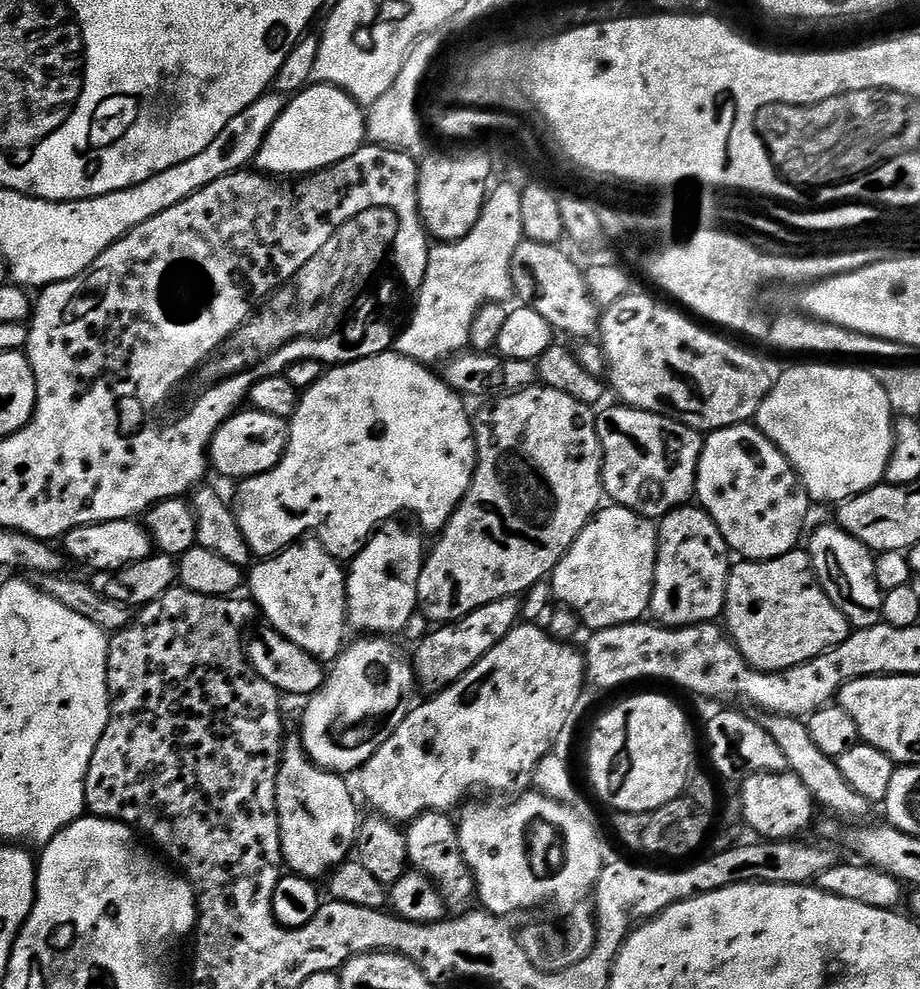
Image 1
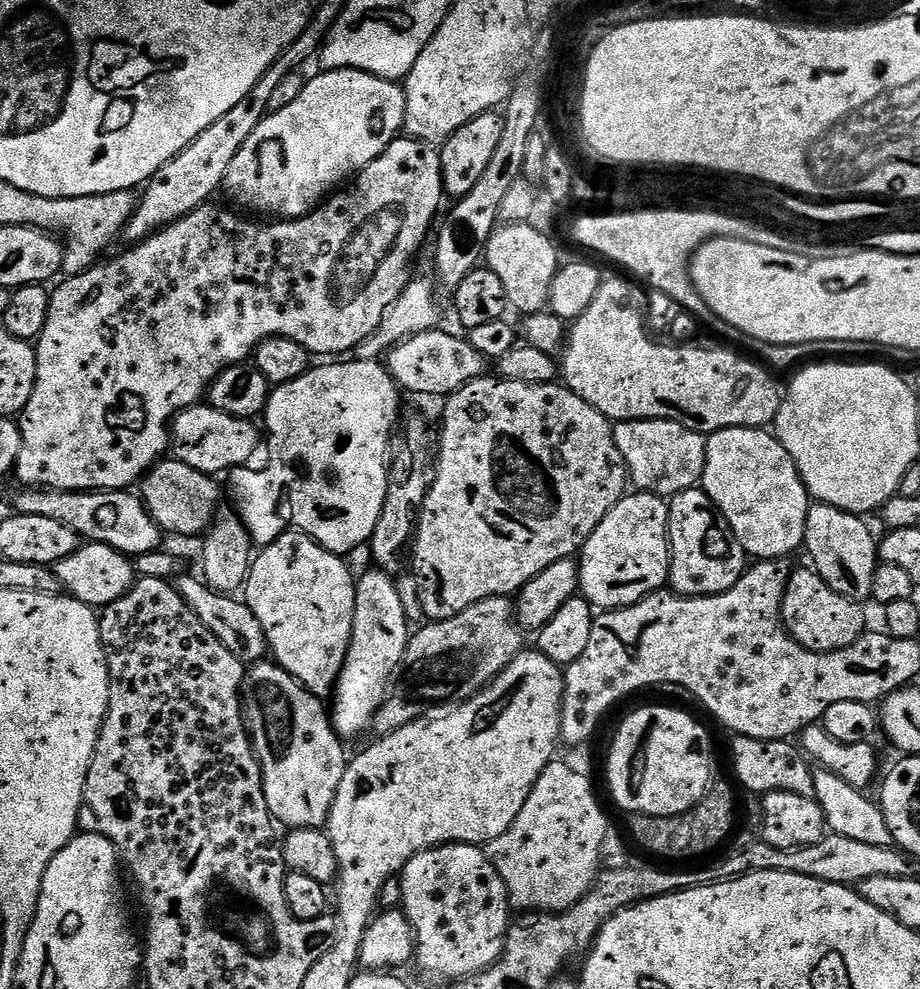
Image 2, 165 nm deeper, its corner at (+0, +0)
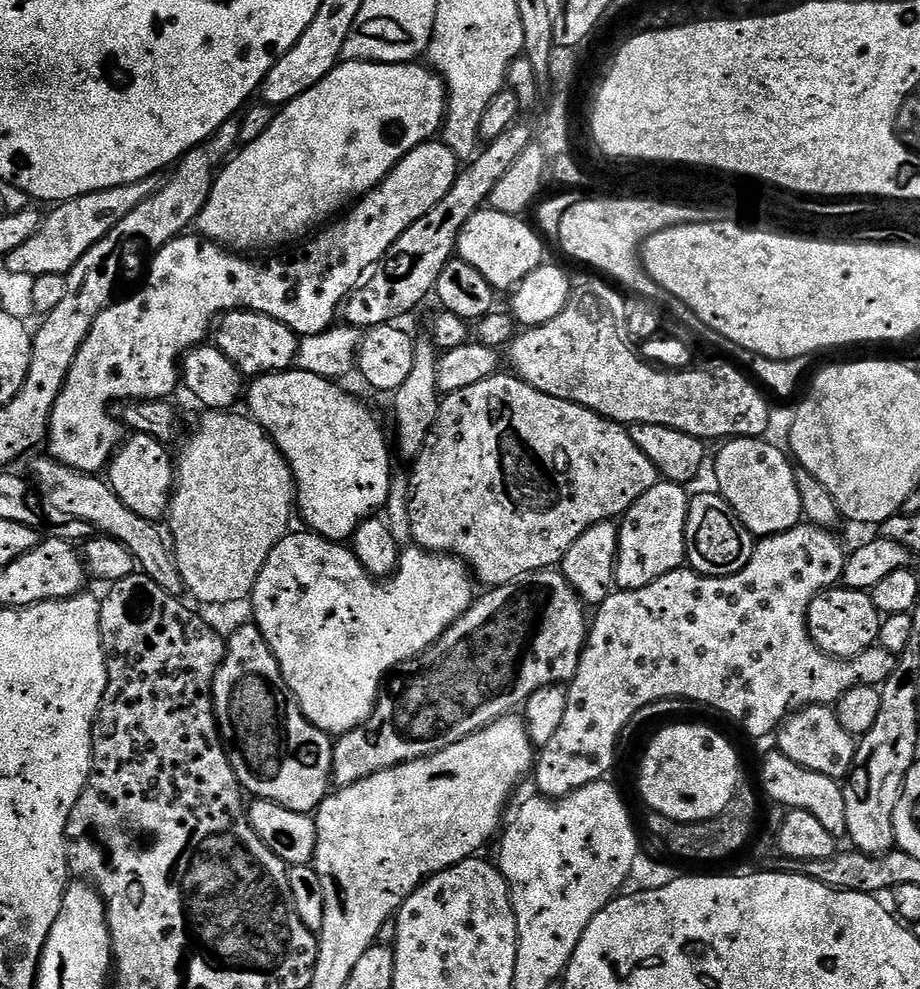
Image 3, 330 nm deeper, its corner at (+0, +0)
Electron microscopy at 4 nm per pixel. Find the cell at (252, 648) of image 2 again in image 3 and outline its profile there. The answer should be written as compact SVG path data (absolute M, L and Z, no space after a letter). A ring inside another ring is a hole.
M44 454L41 460L33 462L32 472L35 487L49 513L57 512L60 516L73 516L71 518L73 521L90 524L97 533L122 542L132 551L132 556L143 575L158 582L158 586L166 589L171 596L185 595L184 579L178 570L173 549L165 533L164 536L160 533L161 525L155 520L142 518L134 510L130 510L130 506L122 502L122 498L114 492L107 479L90 472L74 470L61 460L53 460L48 454Z

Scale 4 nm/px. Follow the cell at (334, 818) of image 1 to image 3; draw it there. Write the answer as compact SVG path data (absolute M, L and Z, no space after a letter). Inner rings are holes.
M254 622L244 624L226 640L226 655L212 683L212 702L216 705L216 719L228 720L222 732L227 744L228 760L236 771L241 789L262 800L272 800L282 807L302 813L315 813L329 795L332 784L333 737L318 730L302 714L290 686L280 669L278 658L264 640L262 630Z

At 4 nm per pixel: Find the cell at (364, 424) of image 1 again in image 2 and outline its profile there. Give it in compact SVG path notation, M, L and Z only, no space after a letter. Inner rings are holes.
M344 358L339 362L321 364L324 364L321 368L309 367L302 378L277 384L271 389L262 421L266 429L266 448L268 444L272 461L268 468L260 468L257 472L252 466L235 469L230 476L232 496L236 499L235 511L246 526L253 545L273 544L291 526L317 540L327 552L344 558L347 552L363 544L365 547L371 541L374 526L378 526L388 493L390 441L394 436L392 427L402 416L402 392L380 360Z

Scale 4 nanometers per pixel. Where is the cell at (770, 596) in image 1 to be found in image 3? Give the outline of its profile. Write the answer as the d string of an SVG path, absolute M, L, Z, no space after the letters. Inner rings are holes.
M843 586L825 587L808 607L808 632L812 641L827 656L852 660L880 639L882 613L877 610L868 592L859 592Z

